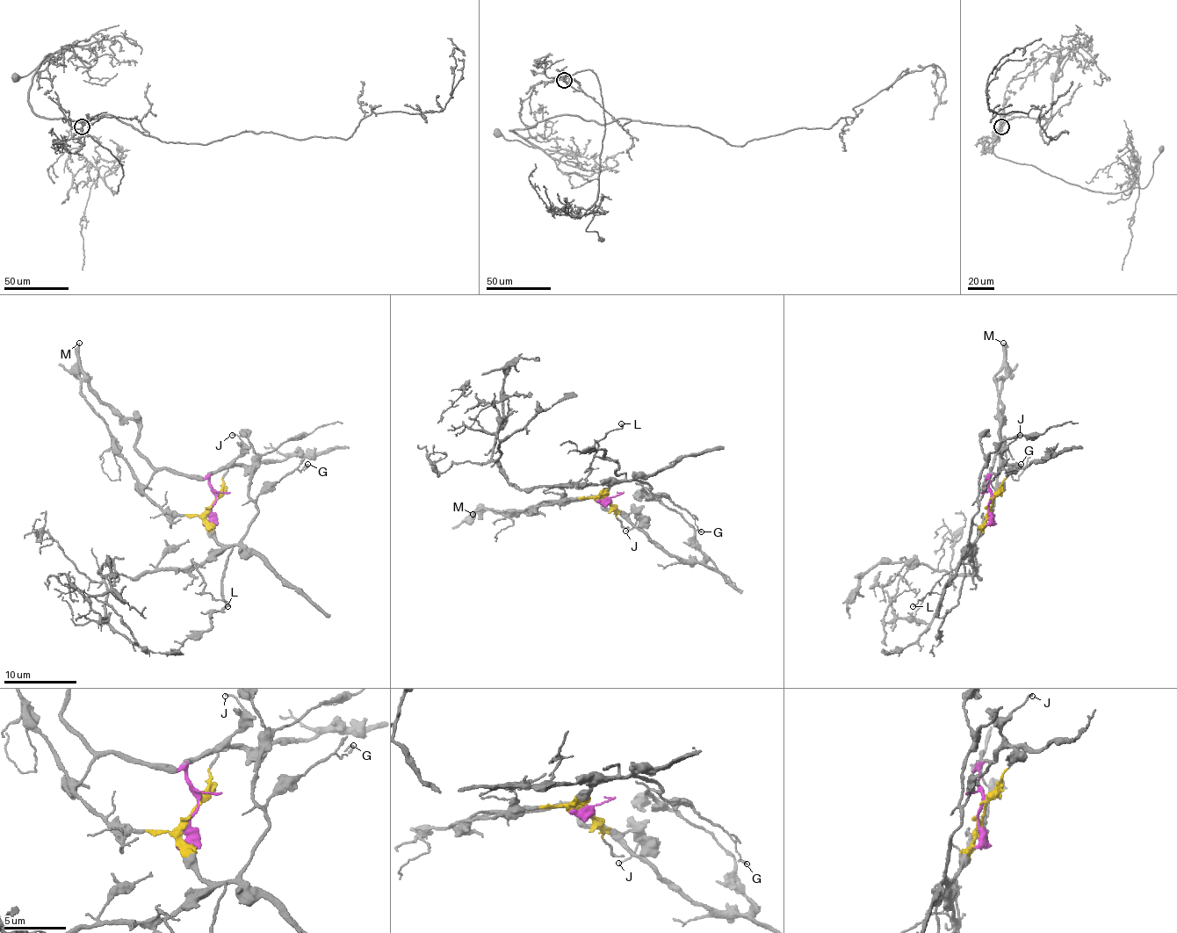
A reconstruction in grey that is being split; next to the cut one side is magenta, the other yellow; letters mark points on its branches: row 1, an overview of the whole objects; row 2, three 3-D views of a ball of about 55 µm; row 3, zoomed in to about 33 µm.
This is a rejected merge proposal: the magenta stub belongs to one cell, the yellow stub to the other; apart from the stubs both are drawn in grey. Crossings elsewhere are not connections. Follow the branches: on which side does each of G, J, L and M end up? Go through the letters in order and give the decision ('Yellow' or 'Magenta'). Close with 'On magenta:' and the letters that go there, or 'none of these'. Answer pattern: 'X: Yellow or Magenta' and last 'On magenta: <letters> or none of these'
G: Yellow
J: Magenta
L: Yellow
M: Magenta
On magenta: J, M

